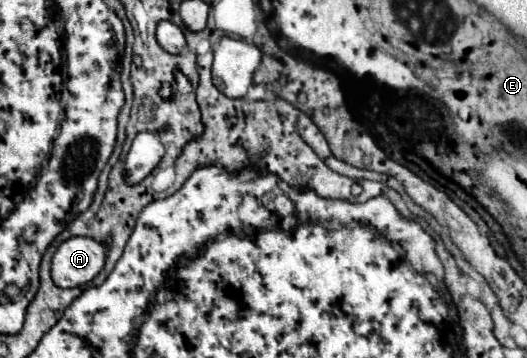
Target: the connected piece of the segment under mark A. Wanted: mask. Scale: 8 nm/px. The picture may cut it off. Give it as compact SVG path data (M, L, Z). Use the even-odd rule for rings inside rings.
M87 236L69 238L57 248L53 256L53 282L59 288L83 286L101 272L105 258L107 250L101 242Z

